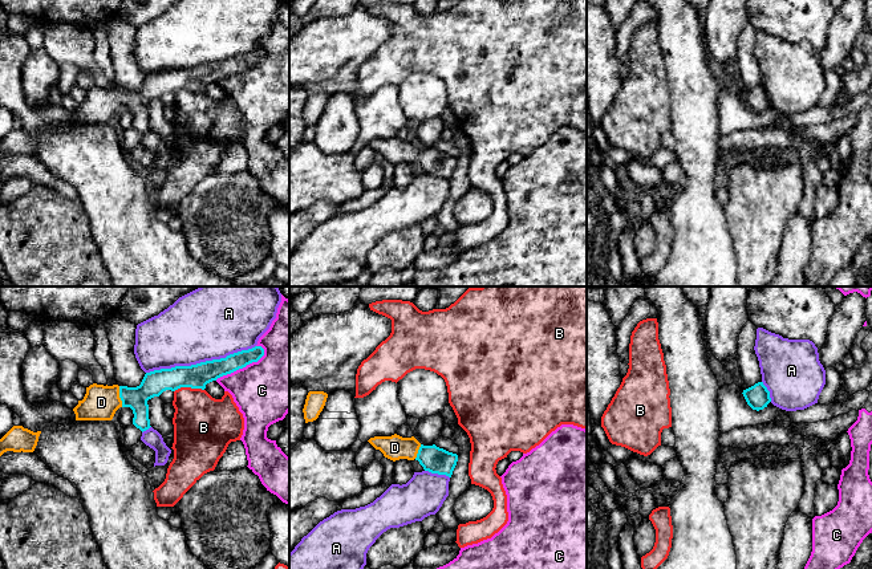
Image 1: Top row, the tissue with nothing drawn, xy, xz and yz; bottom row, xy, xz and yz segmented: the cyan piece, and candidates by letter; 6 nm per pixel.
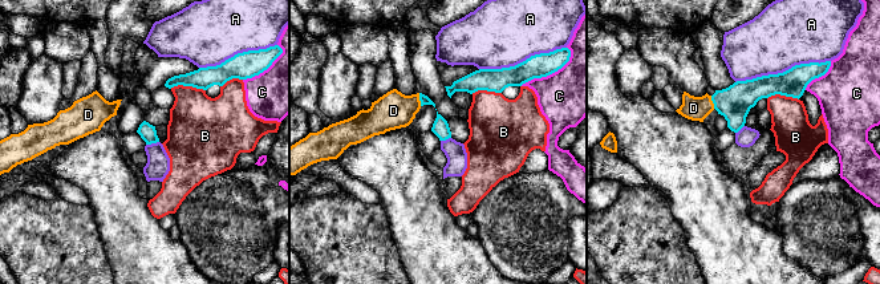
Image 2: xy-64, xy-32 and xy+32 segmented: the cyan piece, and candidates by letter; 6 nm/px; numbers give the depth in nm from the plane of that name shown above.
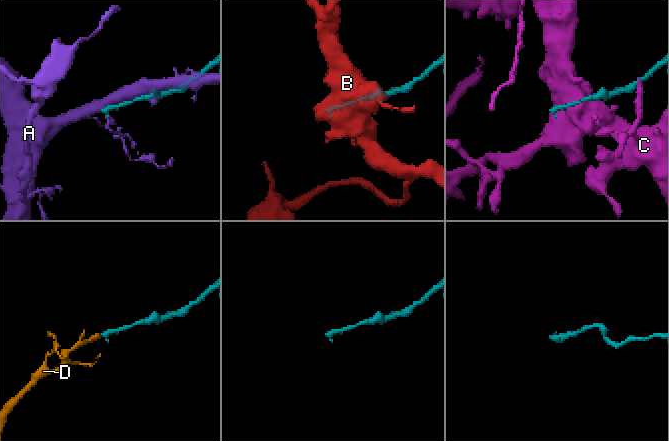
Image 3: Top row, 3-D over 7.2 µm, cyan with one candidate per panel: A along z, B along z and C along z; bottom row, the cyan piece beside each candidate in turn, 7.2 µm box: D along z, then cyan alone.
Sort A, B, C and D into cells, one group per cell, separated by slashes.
A / B / C / D

